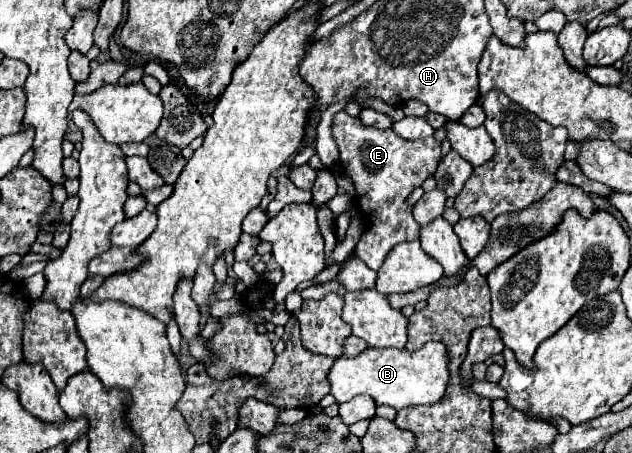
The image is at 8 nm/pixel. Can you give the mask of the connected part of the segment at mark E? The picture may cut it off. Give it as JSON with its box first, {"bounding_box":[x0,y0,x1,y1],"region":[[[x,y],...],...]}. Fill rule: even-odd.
{"bounding_box":[333,110,441,270],"region":[[[343,110],[337,112],[333,120],[333,138],[341,154],[339,162],[355,184],[355,200],[361,208],[361,218],[366,222],[361,240],[355,246],[355,254],[371,270],[377,270],[393,246],[419,238],[419,224],[413,218],[413,206],[407,204],[407,198],[429,176],[433,176],[441,160],[441,142],[435,140],[435,136],[405,140],[391,128],[379,130],[373,126],[363,126],[359,118],[351,118]]]}

